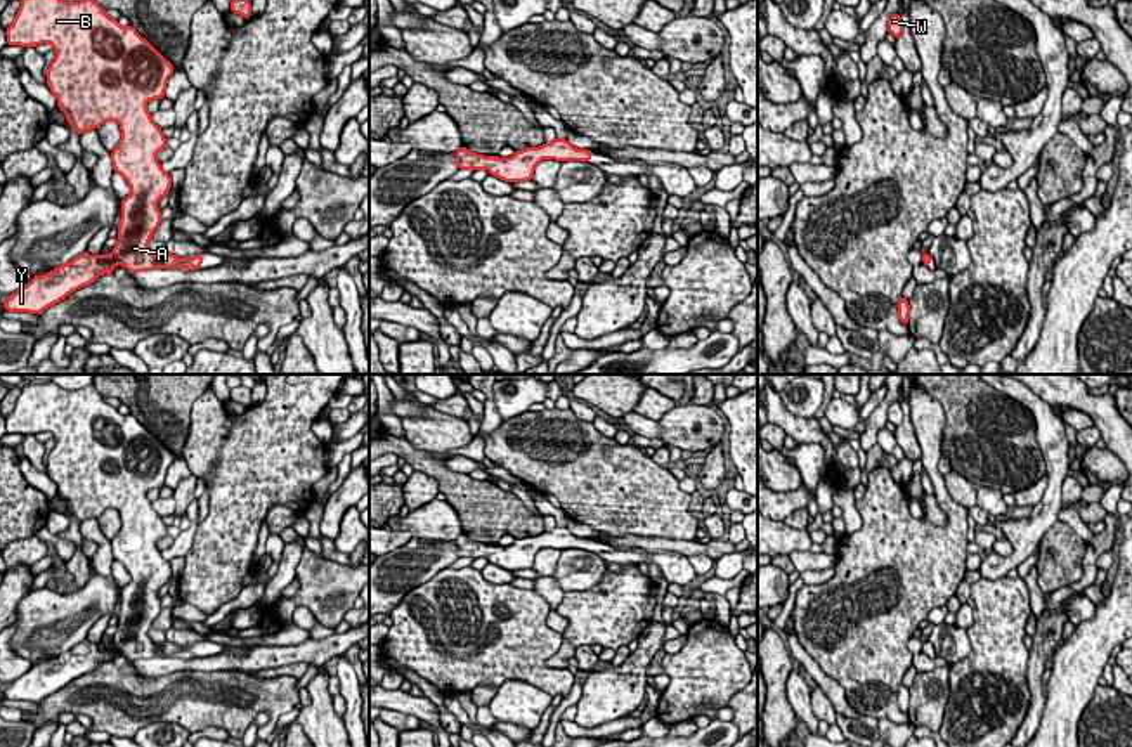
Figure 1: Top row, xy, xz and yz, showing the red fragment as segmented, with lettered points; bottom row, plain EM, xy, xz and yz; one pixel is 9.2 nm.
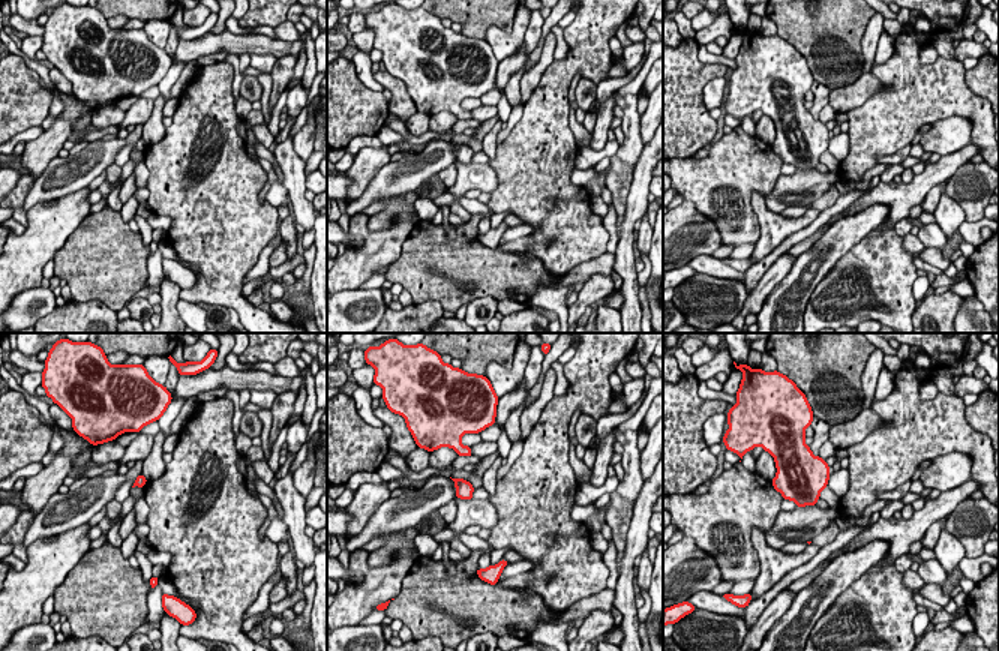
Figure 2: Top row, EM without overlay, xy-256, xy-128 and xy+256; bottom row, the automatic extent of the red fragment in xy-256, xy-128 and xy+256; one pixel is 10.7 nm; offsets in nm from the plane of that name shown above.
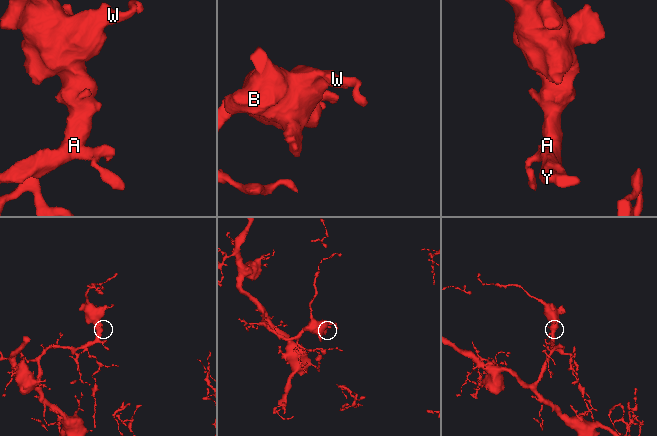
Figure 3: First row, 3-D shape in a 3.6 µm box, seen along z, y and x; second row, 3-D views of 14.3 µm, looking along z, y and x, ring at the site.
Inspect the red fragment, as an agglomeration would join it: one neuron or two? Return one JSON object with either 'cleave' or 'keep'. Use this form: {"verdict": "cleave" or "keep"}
{"verdict": "keep"}

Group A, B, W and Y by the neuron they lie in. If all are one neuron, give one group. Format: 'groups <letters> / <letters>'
groups A B W Y

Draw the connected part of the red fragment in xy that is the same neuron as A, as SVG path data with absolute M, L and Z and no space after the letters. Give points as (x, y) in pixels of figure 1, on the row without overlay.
M54 381L23 383L21 395L5 423L7 433L52 433L55 445L47 458L47 475L76 522L97 518L106 510L120 513L121 527L111 539L111 551L113 558L130 574L130 582L120 591L118 631L109 643L81 641L43 664L31 666L26 674L3 690L3 697L38 704L73 679L92 672L99 664L113 664L116 653L125 655L128 662L156 657L201 657L203 643L185 646L172 641L154 643L147 634L154 619L161 614L158 591L172 577L172 565L158 549L158 541L166 536L166 525L153 510L146 494L149 489L165 485L168 466L175 459L172 451L142 426L133 414L121 414L109 406L94 385L64 390Z

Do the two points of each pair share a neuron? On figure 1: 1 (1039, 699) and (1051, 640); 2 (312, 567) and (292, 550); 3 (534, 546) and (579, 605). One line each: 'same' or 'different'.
1: same
2: different
3: different

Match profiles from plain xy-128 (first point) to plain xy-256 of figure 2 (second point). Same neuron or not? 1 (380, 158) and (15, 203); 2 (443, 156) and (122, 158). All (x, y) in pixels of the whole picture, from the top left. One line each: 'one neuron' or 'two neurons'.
1: two neurons
2: two neurons

